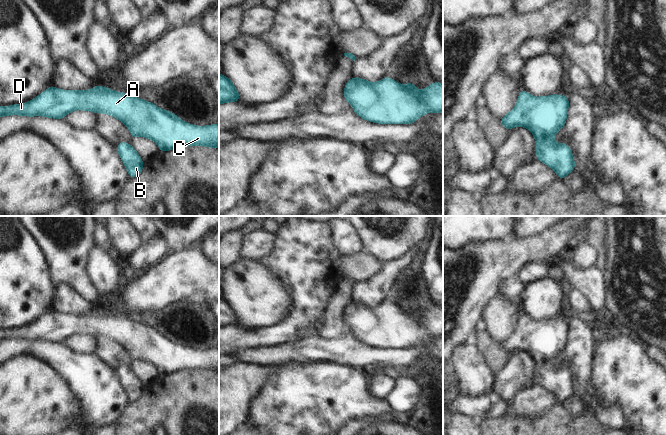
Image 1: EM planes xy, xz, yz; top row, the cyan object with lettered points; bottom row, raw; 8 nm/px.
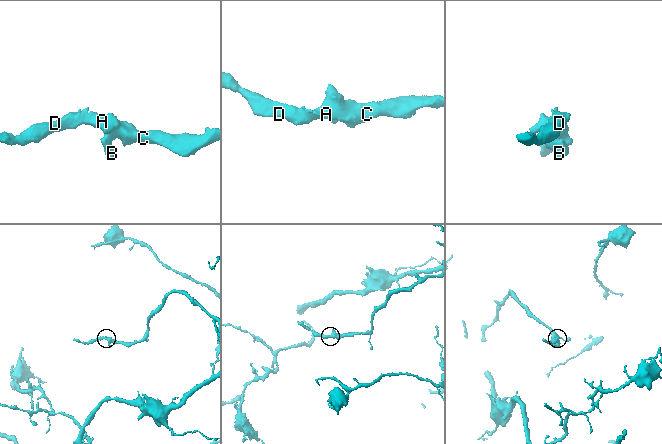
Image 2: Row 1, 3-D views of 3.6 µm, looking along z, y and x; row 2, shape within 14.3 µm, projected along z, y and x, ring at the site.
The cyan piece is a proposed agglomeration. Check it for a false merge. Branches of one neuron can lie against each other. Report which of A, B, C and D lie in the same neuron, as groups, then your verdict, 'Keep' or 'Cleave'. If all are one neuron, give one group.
Groups: A B C D. Keep.

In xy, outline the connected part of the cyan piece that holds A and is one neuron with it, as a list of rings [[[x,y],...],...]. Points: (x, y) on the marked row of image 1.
[[[99,85],[77,91],[50,86],[29,102],[0,106],[0,117],[43,116],[63,120],[74,110],[113,116],[129,128],[133,138],[151,139],[161,152],[182,146],[219,148],[219,125],[195,126],[151,102]]]

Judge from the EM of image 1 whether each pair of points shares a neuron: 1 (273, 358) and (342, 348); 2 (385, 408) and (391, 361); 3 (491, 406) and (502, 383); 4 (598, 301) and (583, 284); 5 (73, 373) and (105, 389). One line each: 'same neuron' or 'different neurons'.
1: same neuron
2: different neurons
3: different neurons
4: same neuron
5: same neuron

